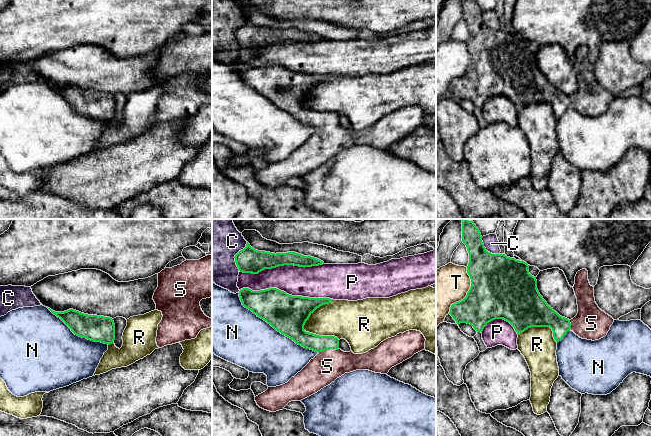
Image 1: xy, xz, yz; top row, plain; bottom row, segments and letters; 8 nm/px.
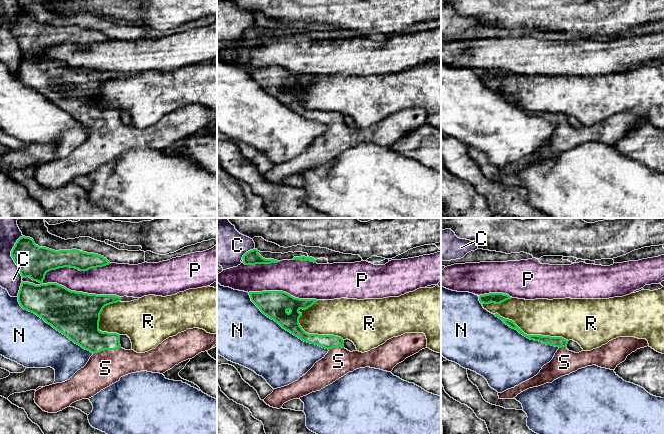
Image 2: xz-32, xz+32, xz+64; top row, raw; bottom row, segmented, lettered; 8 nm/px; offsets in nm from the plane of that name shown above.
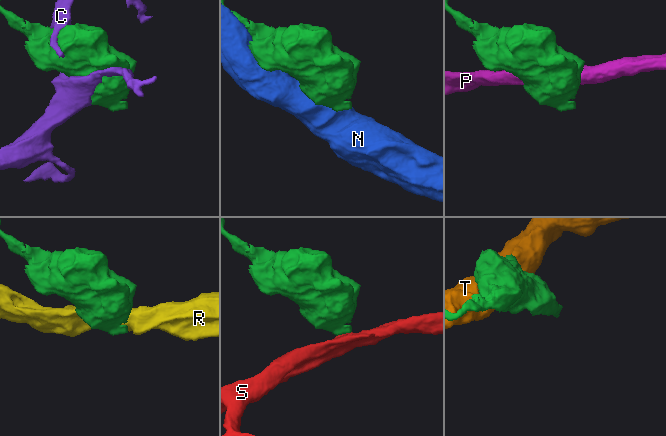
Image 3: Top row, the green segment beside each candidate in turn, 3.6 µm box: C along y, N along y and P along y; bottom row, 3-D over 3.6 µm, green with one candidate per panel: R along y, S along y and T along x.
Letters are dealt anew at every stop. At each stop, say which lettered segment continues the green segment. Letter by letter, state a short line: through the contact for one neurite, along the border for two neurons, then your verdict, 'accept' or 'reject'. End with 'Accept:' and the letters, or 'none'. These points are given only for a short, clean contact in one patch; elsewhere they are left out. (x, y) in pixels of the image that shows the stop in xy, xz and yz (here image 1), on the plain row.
C: reject
N: reject
P: reject
R: reject
S: line xz (317, 119), (323, 120), (328, 125), (327, 142); accept
T: reject
Accept: S

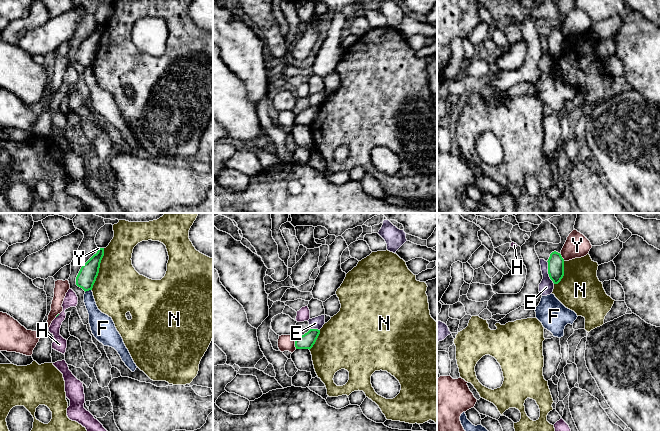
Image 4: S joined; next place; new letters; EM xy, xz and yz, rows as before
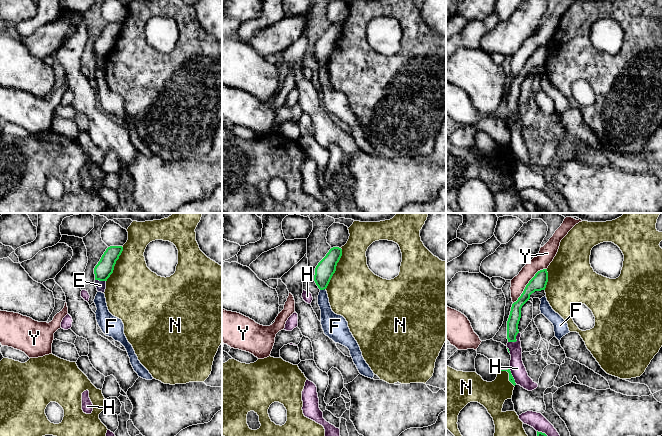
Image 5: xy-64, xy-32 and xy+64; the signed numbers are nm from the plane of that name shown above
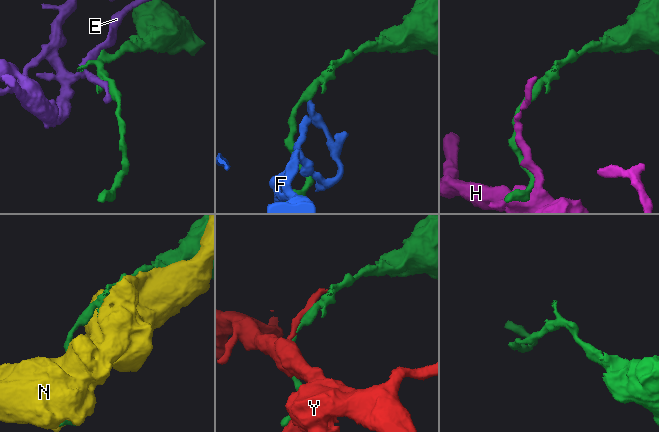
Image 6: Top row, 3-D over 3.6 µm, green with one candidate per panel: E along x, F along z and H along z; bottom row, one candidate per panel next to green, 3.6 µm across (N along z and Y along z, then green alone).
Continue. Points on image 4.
E: reject
F: line xy (91, 65), (85, 68); reject
H: reject
N: reject
Y: reject
Accept: none

